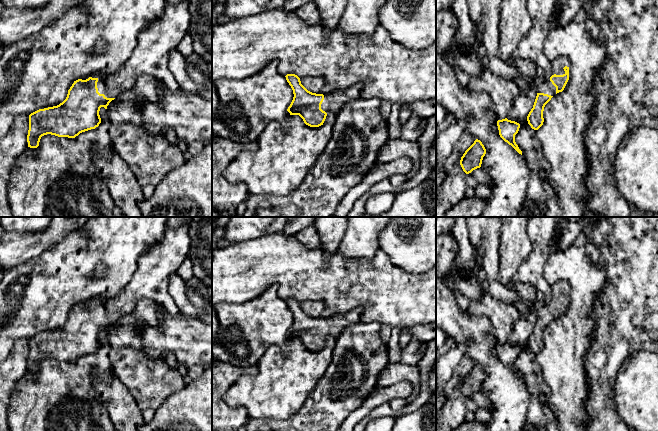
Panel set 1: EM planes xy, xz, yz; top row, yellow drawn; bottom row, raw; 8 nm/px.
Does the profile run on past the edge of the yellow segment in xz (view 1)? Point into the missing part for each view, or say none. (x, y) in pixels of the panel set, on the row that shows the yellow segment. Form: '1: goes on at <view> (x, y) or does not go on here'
1: goes on at xz (333, 101)

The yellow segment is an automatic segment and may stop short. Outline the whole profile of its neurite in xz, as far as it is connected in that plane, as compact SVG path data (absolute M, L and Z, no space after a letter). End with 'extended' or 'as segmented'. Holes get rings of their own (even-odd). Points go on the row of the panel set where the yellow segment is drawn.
M287 74L285 77L294 94L287 111L290 115L299 115L310 127L323 125L329 112L337 113L346 102L359 98L362 90L362 84L358 83L345 90L316 94L303 86L297 75Z | extended

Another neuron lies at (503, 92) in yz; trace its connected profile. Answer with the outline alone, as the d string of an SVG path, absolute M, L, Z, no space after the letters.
M487 56L481 58L481 72L477 77L471 78L467 87L474 93L486 93L491 97L491 109L498 120L507 118L507 114L513 106L515 98L523 92L518 85L511 80L495 76L488 69Z

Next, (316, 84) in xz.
M324 76L302 77L300 81L301 84L312 93L325 95L334 91Z

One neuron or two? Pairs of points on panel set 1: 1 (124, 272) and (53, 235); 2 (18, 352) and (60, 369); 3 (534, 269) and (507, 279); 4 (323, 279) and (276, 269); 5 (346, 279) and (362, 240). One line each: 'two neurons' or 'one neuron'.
1: two neurons
2: two neurons
3: two neurons
4: one neuron
5: two neurons

